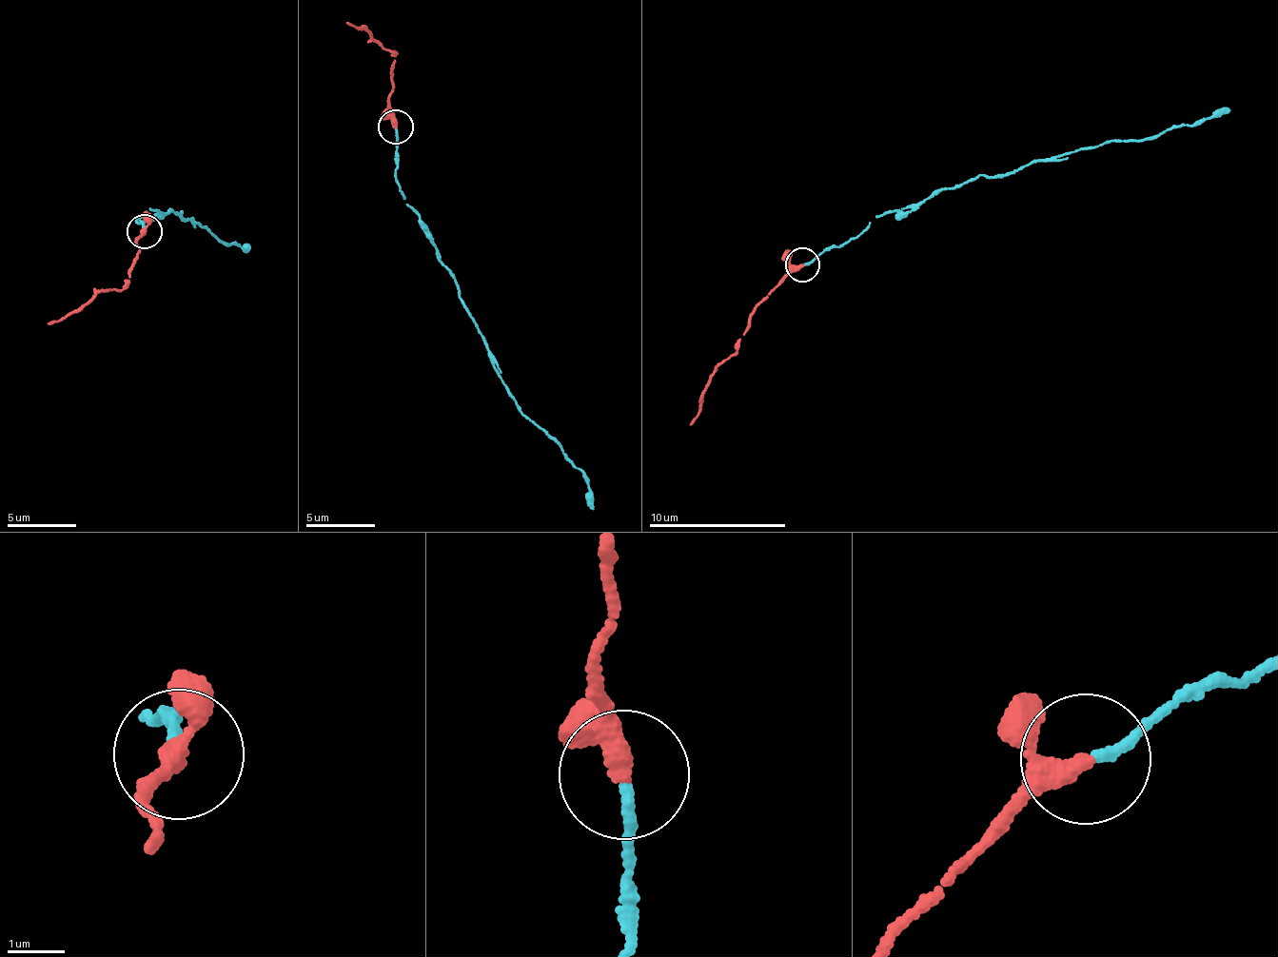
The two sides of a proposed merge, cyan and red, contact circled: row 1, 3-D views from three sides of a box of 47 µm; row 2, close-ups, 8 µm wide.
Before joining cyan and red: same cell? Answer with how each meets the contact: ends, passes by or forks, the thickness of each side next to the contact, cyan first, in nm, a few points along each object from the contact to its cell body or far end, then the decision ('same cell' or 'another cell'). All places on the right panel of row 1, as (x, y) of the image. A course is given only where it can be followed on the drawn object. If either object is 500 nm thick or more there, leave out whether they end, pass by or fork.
cyan ends | red passes by | 170/260 nm | cyan via (803, 264), (840, 247), (871, 221), (914, 208), (977, 174), (1007, 176), (1035, 161), (1202, 124), (1231, 110) | red via (800, 264), (755, 309), (734, 353), (718, 362), (689, 426) | same cell

